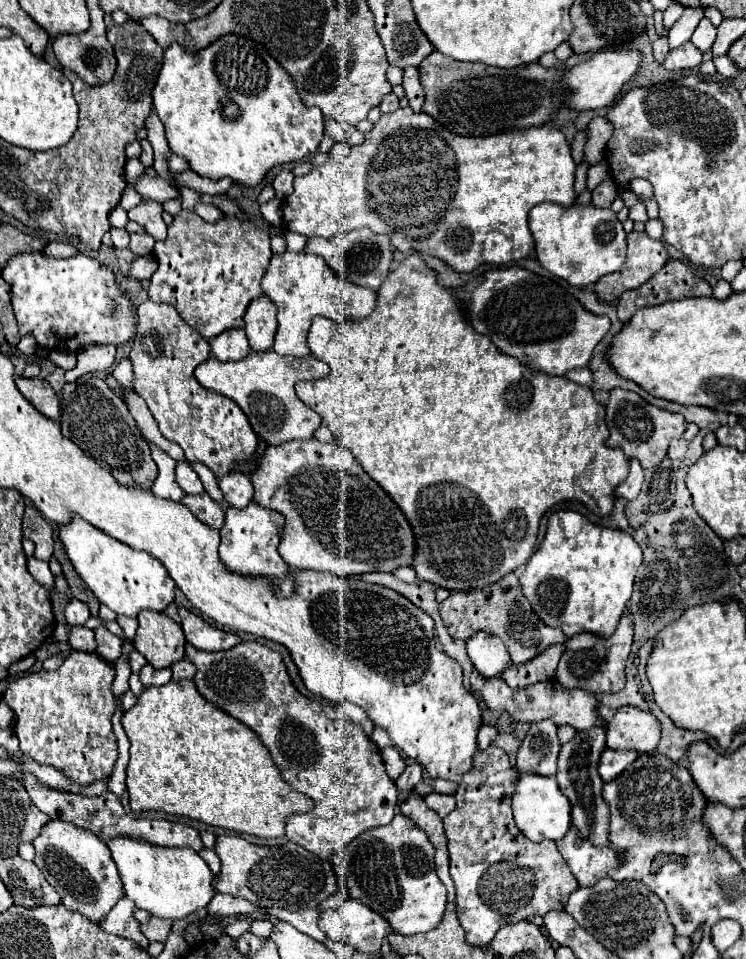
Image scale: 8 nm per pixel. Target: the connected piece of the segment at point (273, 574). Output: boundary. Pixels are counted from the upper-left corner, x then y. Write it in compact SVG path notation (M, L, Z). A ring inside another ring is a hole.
M258 502L248 504L246 508L230 506L224 516L224 526L220 530L220 560L230 572L252 576L252 578L268 578L276 586L274 592L278 598L286 598L294 594L294 576L290 566L278 554L278 544L282 540L282 526L286 518L270 508L260 506Z

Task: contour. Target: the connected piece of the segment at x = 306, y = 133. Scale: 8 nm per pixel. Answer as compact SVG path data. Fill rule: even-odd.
M224 34L194 54L184 52L180 44L172 42L164 50L164 64L152 90L152 98L154 110L166 128L172 152L184 156L194 172L212 180L228 176L238 184L256 186L272 166L316 154L324 136L322 112L314 106L302 104L294 78L272 54L268 54L264 46L258 46L252 38L238 34Z

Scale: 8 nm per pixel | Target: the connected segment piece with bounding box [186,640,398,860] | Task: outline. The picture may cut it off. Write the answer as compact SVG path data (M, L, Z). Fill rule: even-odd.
M254 640L240 642L238 646L222 652L204 652L186 644L186 658L198 668L194 676L198 692L208 702L216 704L218 708L252 728L272 754L274 764L280 768L286 782L298 792L316 800L312 812L294 814L288 818L286 836L292 842L308 848L324 860L332 860L336 852L342 852L354 840L354 836L392 822L396 814L398 790L394 786L394 780L384 770L380 748L370 742L360 726L354 726L344 716L336 714L334 708L324 708L320 702L300 694L288 676L282 656L276 650L270 650Z

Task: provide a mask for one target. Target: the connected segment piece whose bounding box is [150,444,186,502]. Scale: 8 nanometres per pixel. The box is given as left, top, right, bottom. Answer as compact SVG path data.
M150 444L150 448L152 448L152 458L158 466L158 478L152 484L152 494L158 498L180 502L186 496L186 492L178 486L176 476L174 476L176 460L172 460L168 454L164 454L160 448L156 448L152 444Z

